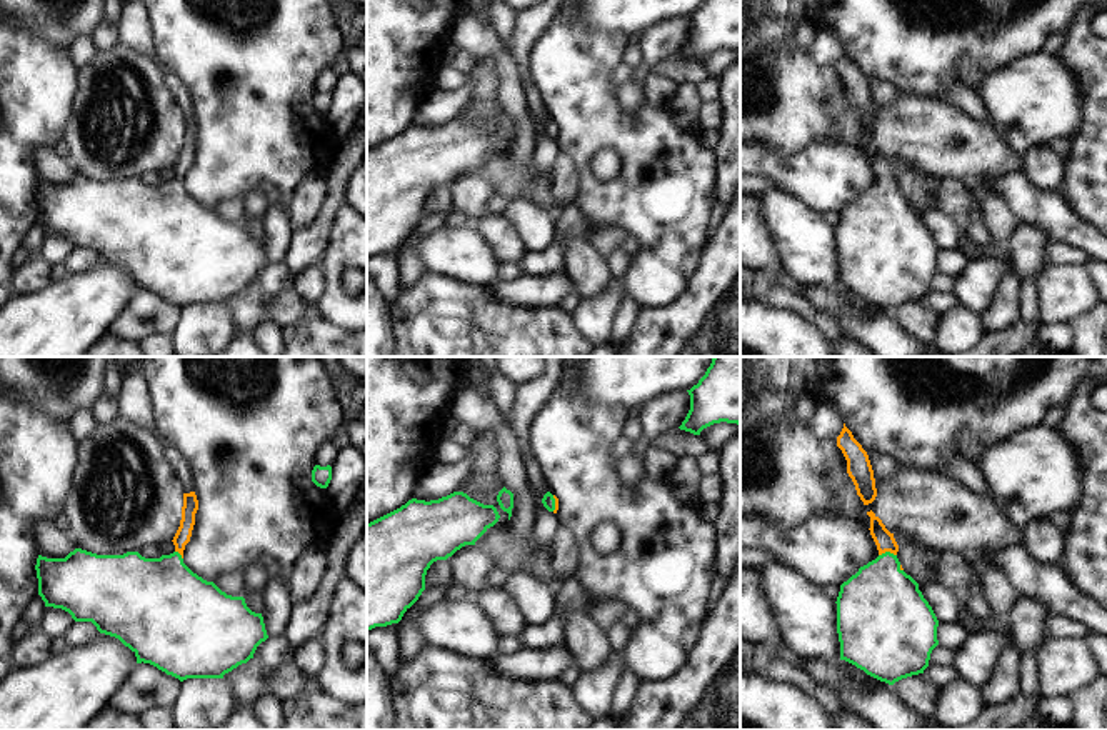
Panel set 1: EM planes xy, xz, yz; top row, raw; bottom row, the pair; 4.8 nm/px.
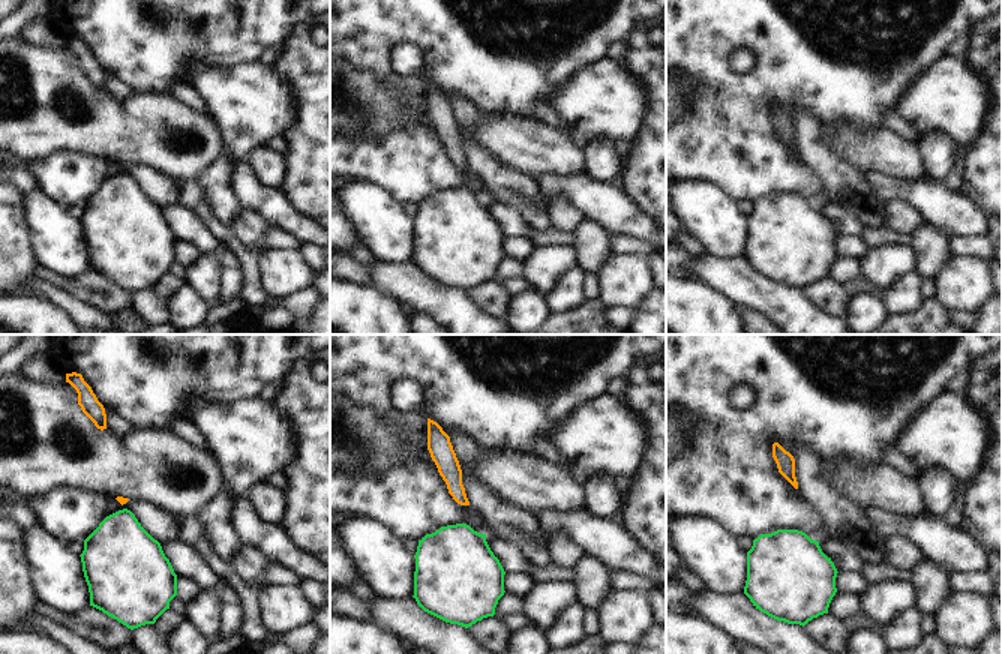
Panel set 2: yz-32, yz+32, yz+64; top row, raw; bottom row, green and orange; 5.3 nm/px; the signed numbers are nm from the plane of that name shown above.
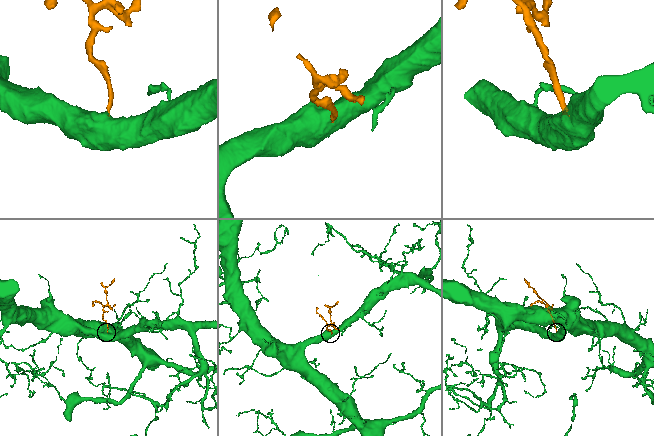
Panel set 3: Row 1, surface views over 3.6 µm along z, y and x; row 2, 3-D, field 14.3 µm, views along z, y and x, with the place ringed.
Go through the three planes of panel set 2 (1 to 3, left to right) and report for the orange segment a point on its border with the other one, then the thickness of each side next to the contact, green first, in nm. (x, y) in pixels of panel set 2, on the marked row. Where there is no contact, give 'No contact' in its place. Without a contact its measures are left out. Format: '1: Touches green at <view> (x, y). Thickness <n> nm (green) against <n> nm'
1: No contact
2: No contact
3: No contact.

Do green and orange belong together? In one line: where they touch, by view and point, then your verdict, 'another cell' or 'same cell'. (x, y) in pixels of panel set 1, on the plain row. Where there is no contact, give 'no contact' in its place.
yz (887, 179) | same cell

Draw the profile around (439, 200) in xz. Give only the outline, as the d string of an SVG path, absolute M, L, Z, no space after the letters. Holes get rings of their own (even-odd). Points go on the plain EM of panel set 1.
M437 187L425 202L425 213L447 213L452 208L452 195L447 187Z

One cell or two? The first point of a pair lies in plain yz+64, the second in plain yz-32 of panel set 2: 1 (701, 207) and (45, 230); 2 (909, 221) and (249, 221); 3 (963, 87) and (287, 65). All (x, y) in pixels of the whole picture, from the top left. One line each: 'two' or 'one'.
1: one
2: two
3: two

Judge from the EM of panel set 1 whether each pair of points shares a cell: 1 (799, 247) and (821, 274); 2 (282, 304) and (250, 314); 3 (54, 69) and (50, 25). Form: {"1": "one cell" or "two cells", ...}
{"1": "one cell", "2": "one cell", "3": "two cells"}

